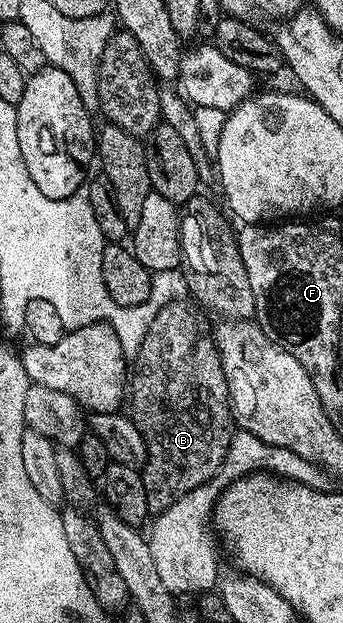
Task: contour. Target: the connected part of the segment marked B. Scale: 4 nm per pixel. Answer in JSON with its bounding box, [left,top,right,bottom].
[130,302,234,507]

